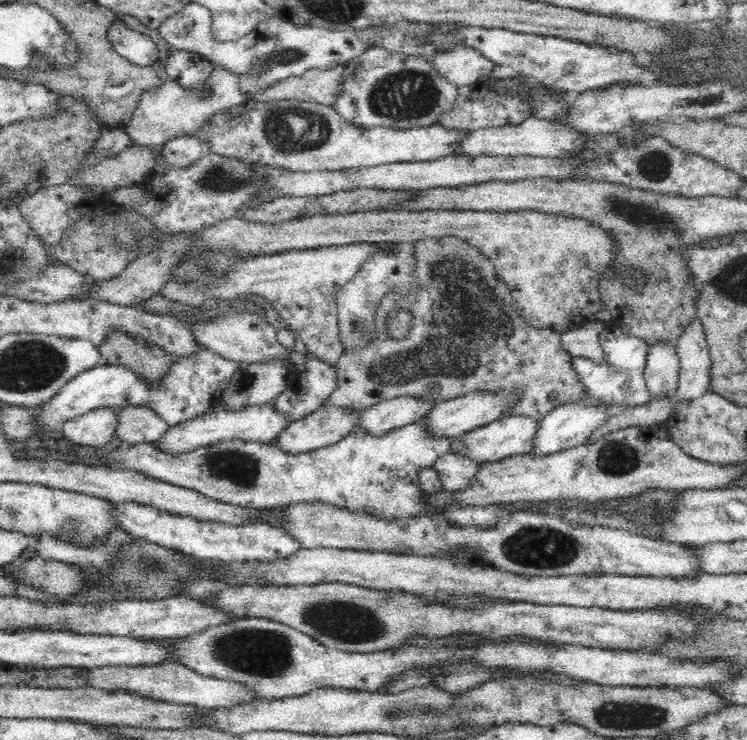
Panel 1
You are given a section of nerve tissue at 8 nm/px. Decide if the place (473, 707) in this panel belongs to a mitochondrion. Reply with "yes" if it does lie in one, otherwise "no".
yes

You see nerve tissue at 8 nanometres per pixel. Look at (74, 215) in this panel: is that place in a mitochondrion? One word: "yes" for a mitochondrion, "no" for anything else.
no

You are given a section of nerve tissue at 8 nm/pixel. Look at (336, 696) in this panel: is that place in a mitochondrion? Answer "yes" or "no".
no

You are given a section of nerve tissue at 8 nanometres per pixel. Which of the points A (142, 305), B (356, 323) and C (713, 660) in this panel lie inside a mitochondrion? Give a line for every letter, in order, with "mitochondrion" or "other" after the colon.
A: other
B: mitochondrion
C: other

